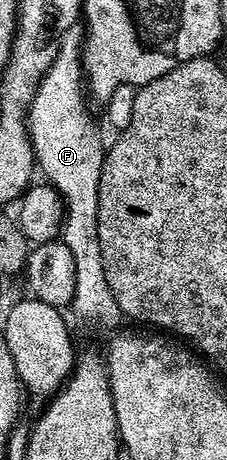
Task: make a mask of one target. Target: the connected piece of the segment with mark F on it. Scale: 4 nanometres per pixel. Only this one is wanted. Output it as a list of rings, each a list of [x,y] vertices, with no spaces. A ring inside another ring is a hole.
[[[68,40],[64,48],[68,51],[68,72],[62,73],[57,80],[49,79],[38,86],[32,108],[28,111],[28,134],[42,176],[44,172],[43,179],[59,192],[64,201],[66,215],[62,239],[66,246],[70,246],[70,254],[74,254],[71,311],[76,311],[88,324],[101,324],[104,328],[116,330],[122,323],[120,307],[118,302],[114,302],[114,294],[110,294],[110,282],[106,282],[106,270],[102,270],[102,250],[98,246],[98,186],[106,144],[100,141],[84,109],[86,84],[82,79],[81,41]],[[44,100],[48,103],[45,108]]]

